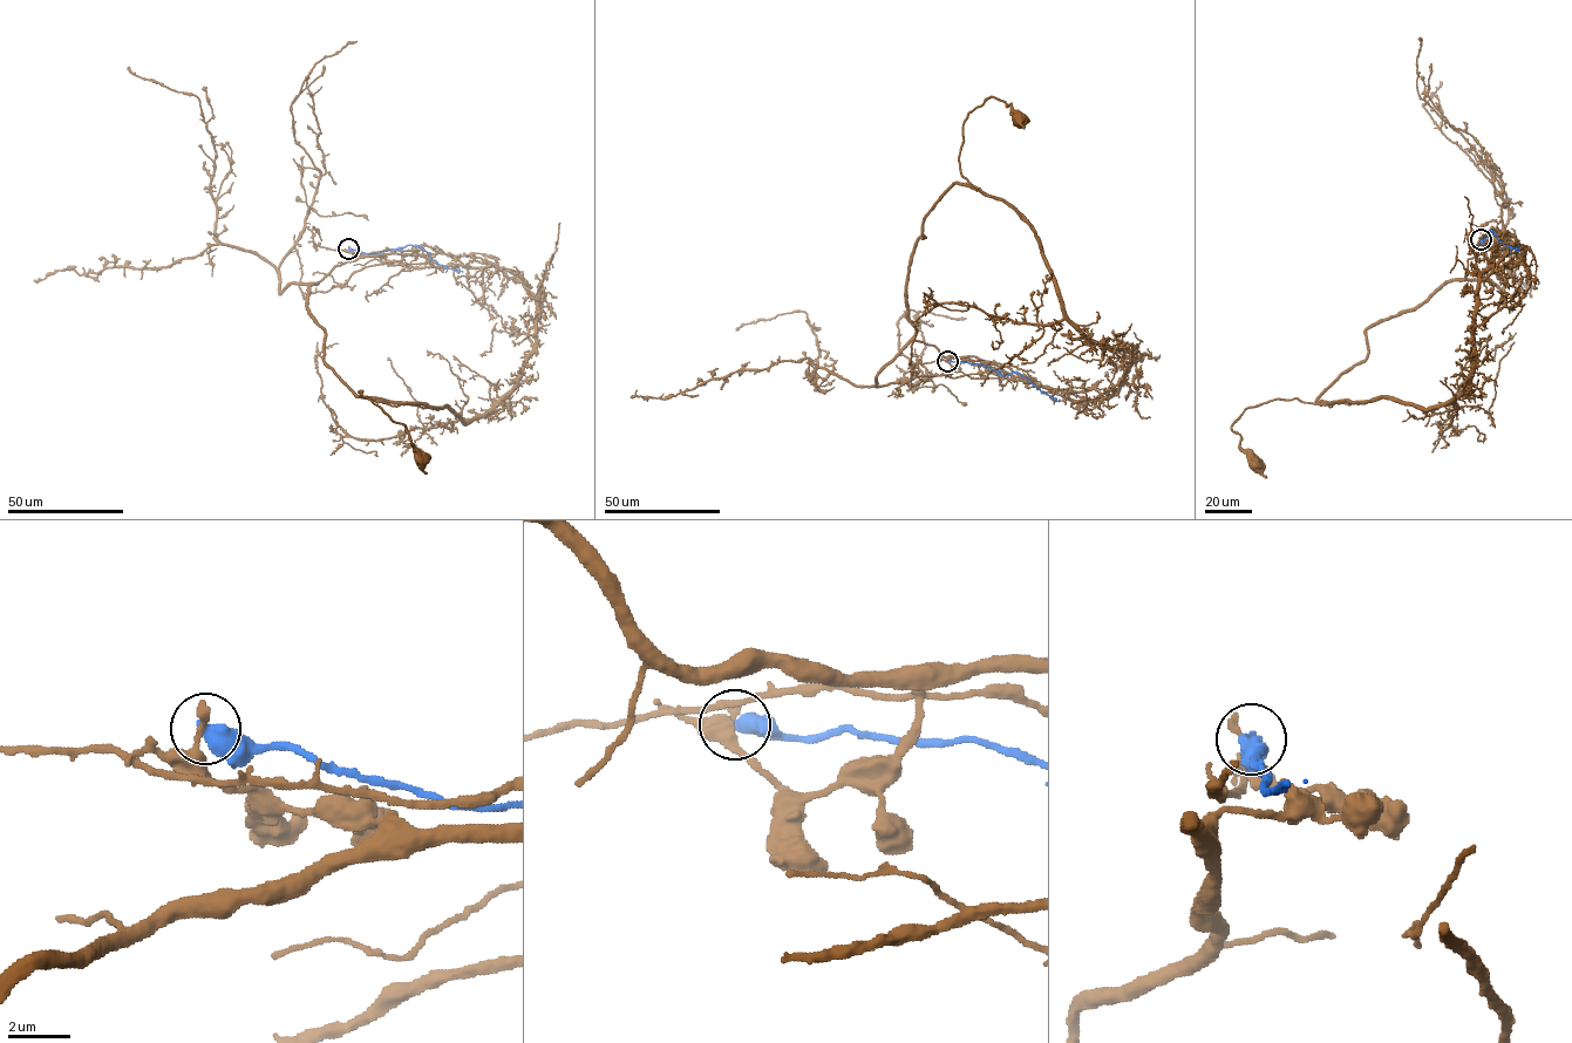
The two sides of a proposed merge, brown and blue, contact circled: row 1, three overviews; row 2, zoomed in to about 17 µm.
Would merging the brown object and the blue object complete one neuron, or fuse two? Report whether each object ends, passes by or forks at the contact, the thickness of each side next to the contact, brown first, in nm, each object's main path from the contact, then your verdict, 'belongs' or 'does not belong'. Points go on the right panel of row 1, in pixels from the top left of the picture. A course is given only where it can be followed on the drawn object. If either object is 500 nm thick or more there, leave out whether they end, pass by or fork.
320 nm thick on the brown side, 550 nm on the other; brown runs (1481, 239), (1463, 279), (1366, 329), (1367, 358), (1317, 400), (1325, 403), (1246, 409), (1231, 429), (1253, 463); blue runs (1481, 239), (1483, 243), (1492, 230), (1489, 230), (1505, 245), (1518, 249), (1518, 245); does not belong

